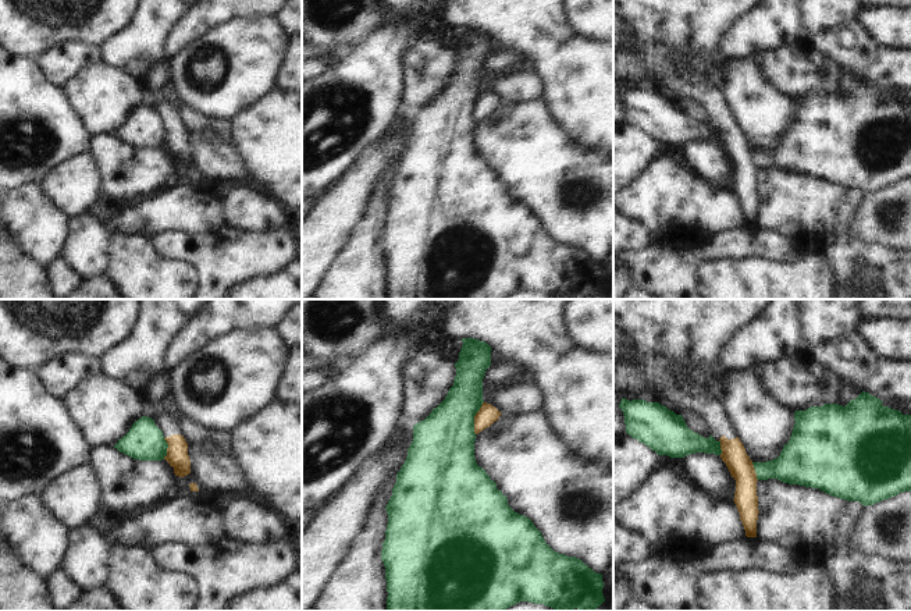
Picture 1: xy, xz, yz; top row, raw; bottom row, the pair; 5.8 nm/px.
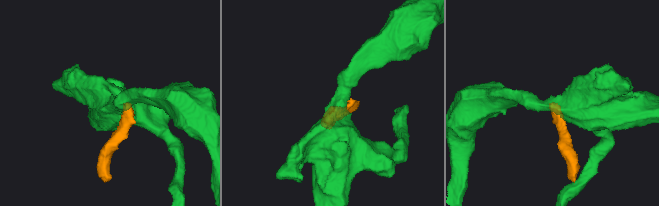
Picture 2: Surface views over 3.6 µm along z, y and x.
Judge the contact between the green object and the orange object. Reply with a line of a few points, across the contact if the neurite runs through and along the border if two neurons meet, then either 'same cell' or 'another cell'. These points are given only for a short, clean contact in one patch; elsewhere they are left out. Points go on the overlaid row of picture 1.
line xz (483, 401), (474, 416), (474, 433); another cell

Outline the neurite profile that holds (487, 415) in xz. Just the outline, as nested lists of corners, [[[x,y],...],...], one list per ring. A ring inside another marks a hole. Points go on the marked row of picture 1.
[[[483,402],[480,411],[474,416],[474,433],[478,434],[499,419],[502,413],[491,404]]]

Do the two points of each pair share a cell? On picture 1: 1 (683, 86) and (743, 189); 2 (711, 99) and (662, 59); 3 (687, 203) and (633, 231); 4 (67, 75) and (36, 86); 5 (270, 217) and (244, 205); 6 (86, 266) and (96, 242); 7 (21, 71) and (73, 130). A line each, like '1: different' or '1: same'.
1: same
2: same
3: different
4: different
5: same
6: same
7: same

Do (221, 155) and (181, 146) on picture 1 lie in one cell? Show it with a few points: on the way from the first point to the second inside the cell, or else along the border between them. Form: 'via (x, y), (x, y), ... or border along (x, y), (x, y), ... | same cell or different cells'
border along (187, 134), (191, 160) | different cells

